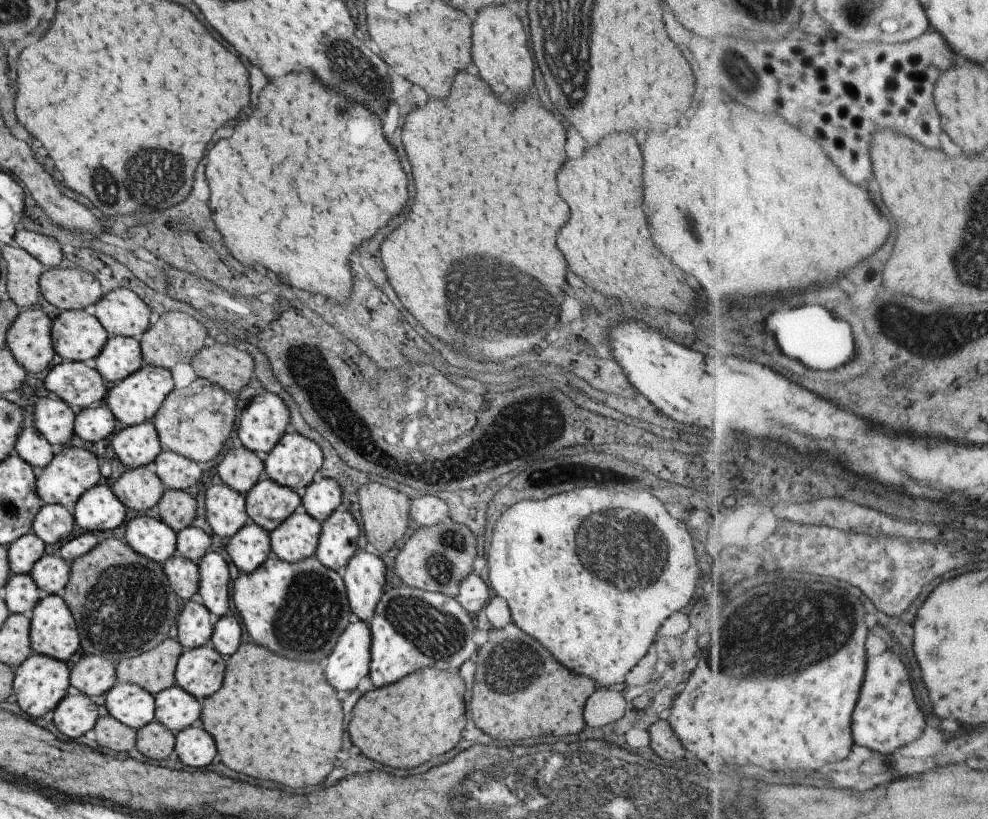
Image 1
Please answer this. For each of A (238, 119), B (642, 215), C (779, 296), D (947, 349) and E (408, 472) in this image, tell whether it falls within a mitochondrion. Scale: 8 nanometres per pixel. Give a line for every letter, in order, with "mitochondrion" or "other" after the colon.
A: other
B: other
C: other
D: mitochondrion
E: other

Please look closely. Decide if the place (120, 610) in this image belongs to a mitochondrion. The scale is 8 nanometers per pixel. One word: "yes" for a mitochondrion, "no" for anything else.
yes

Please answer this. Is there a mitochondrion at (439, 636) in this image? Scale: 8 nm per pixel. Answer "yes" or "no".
yes

